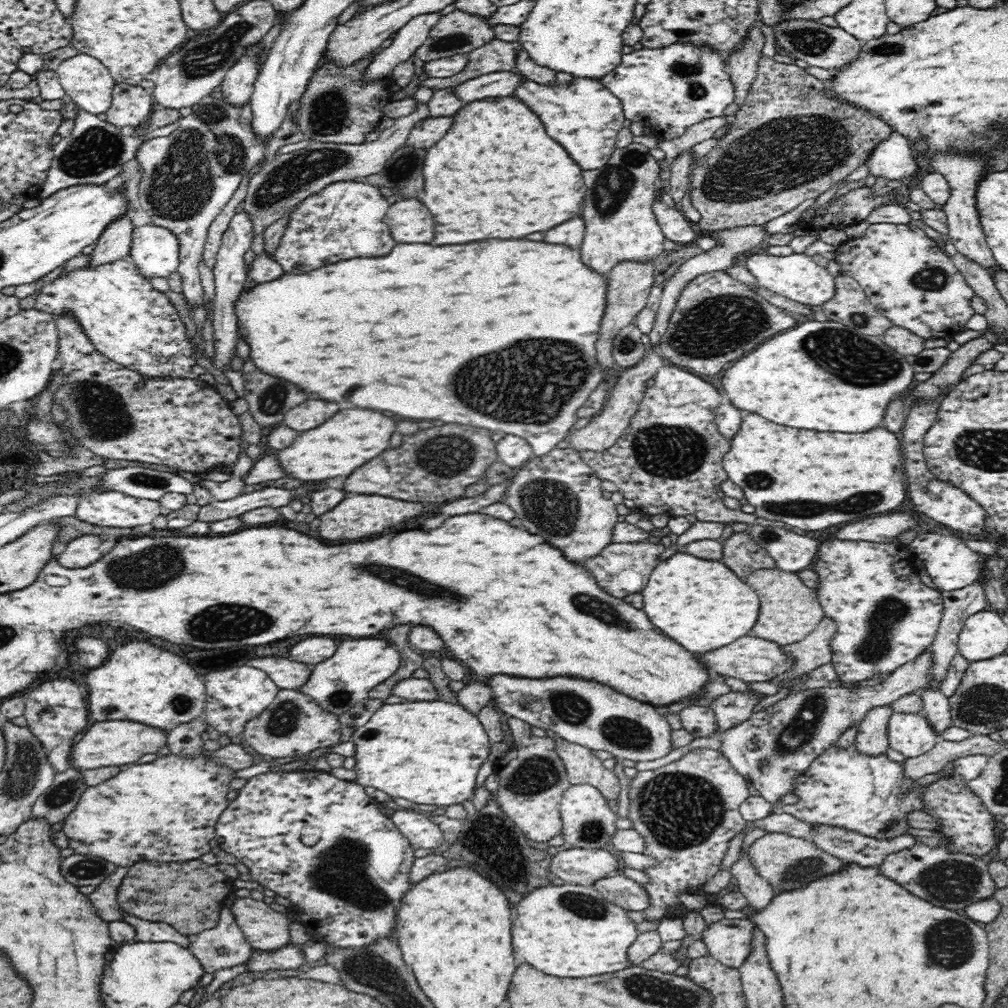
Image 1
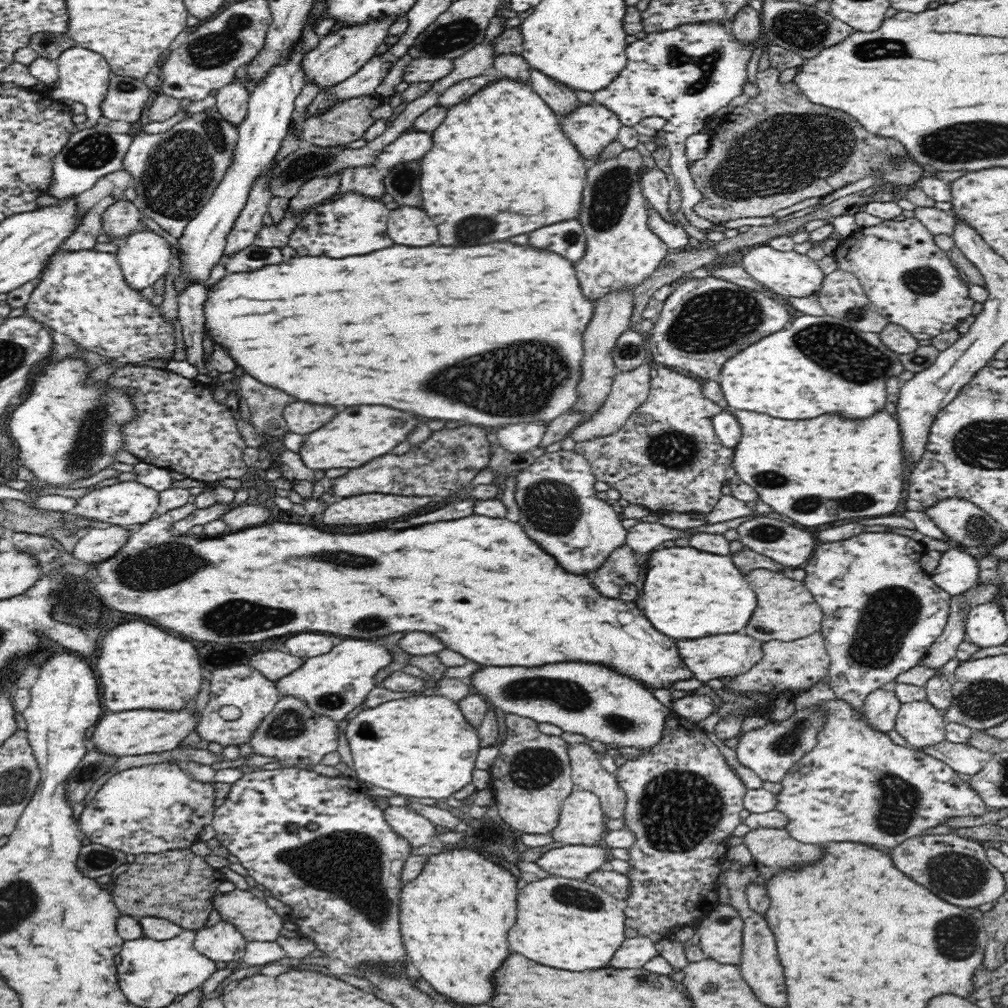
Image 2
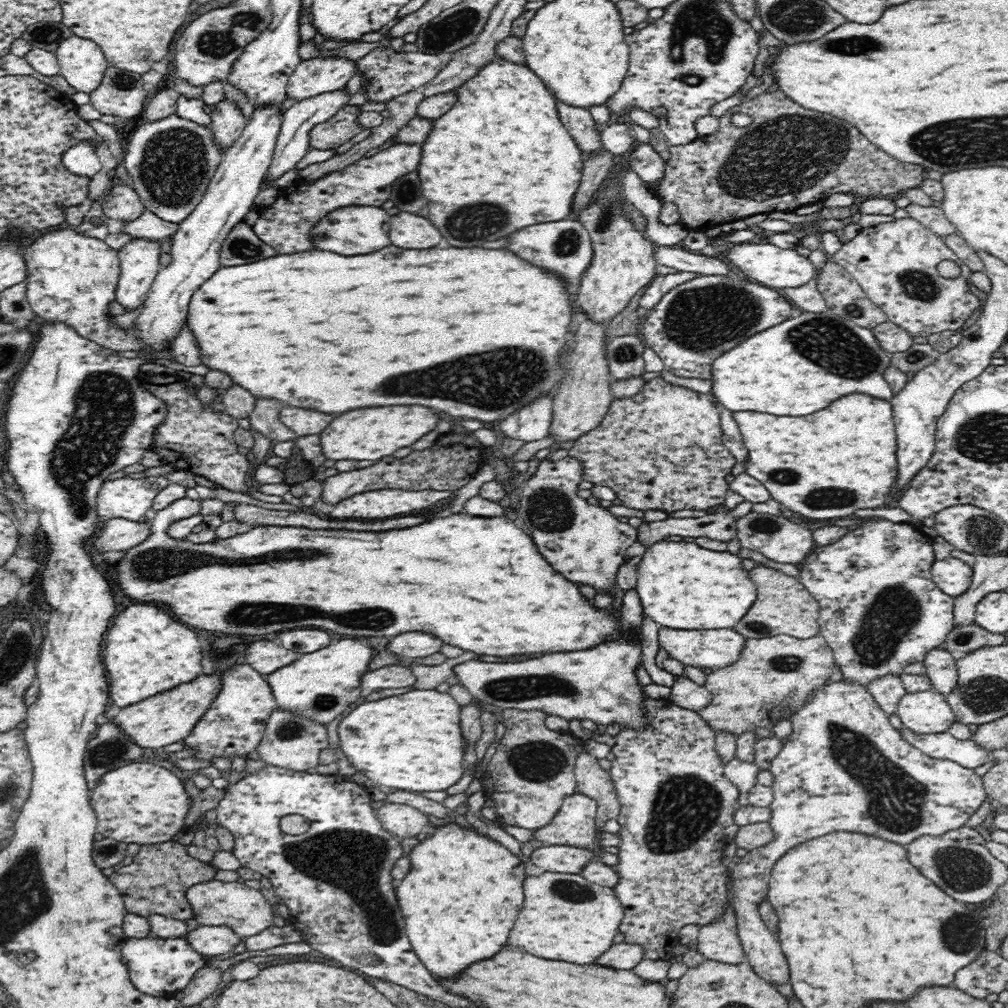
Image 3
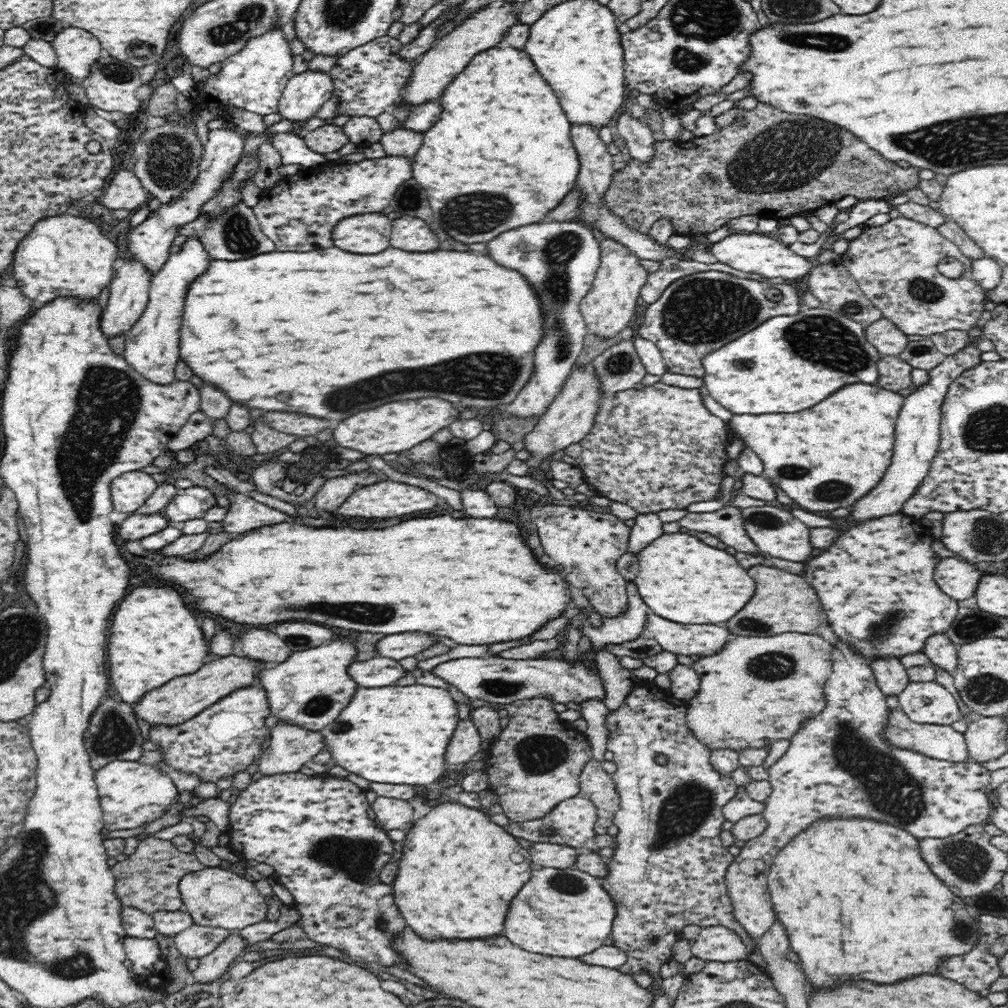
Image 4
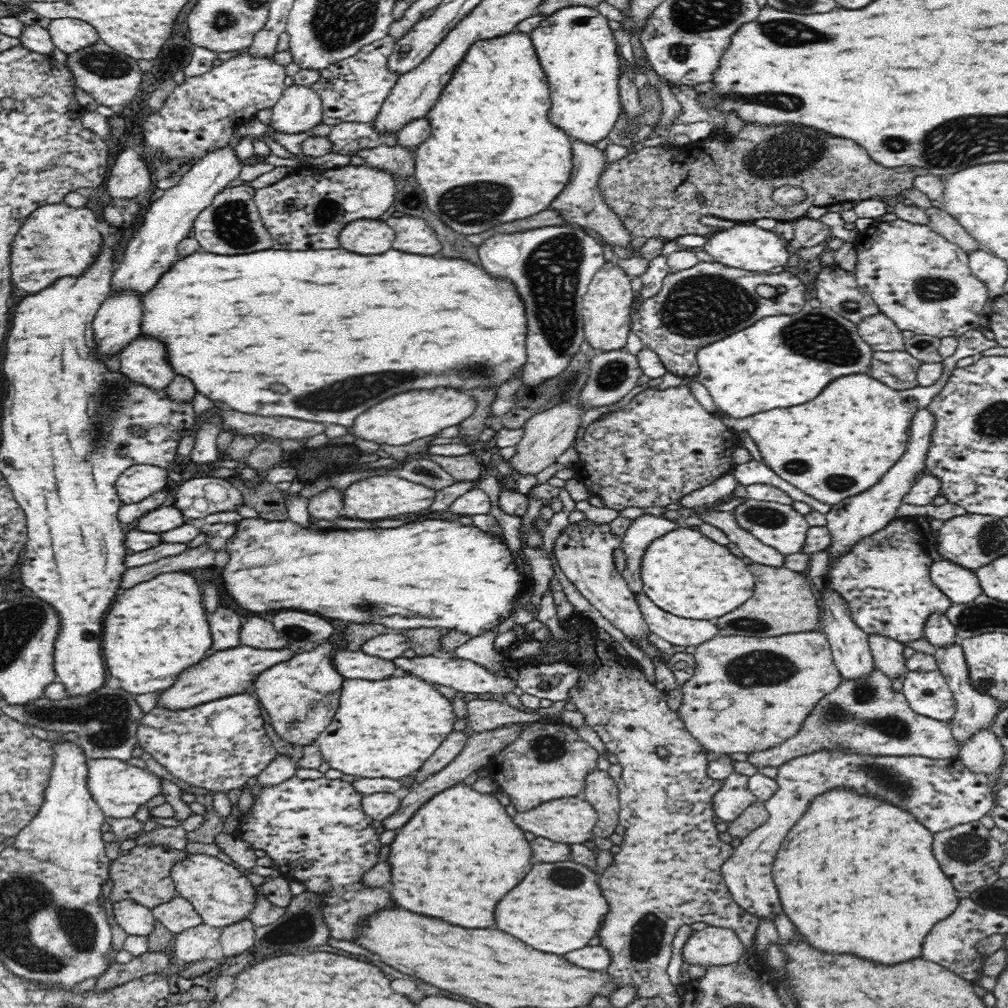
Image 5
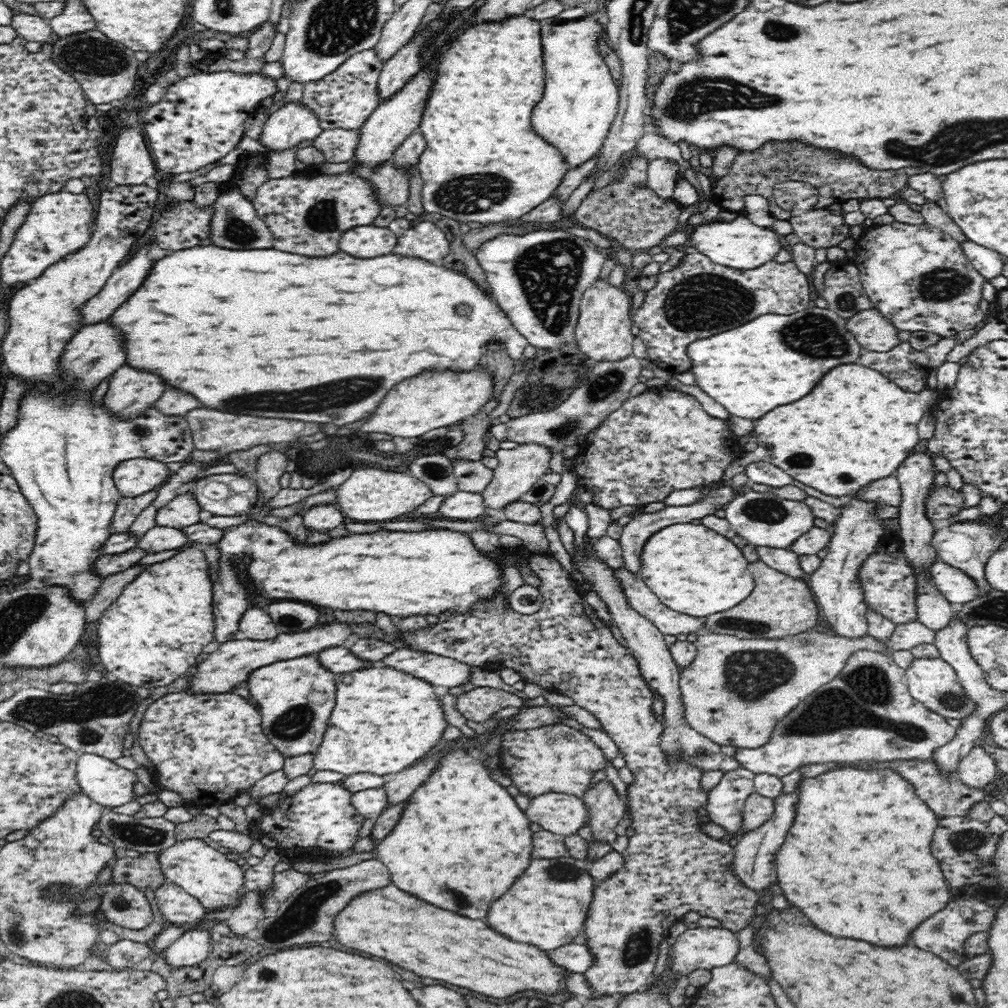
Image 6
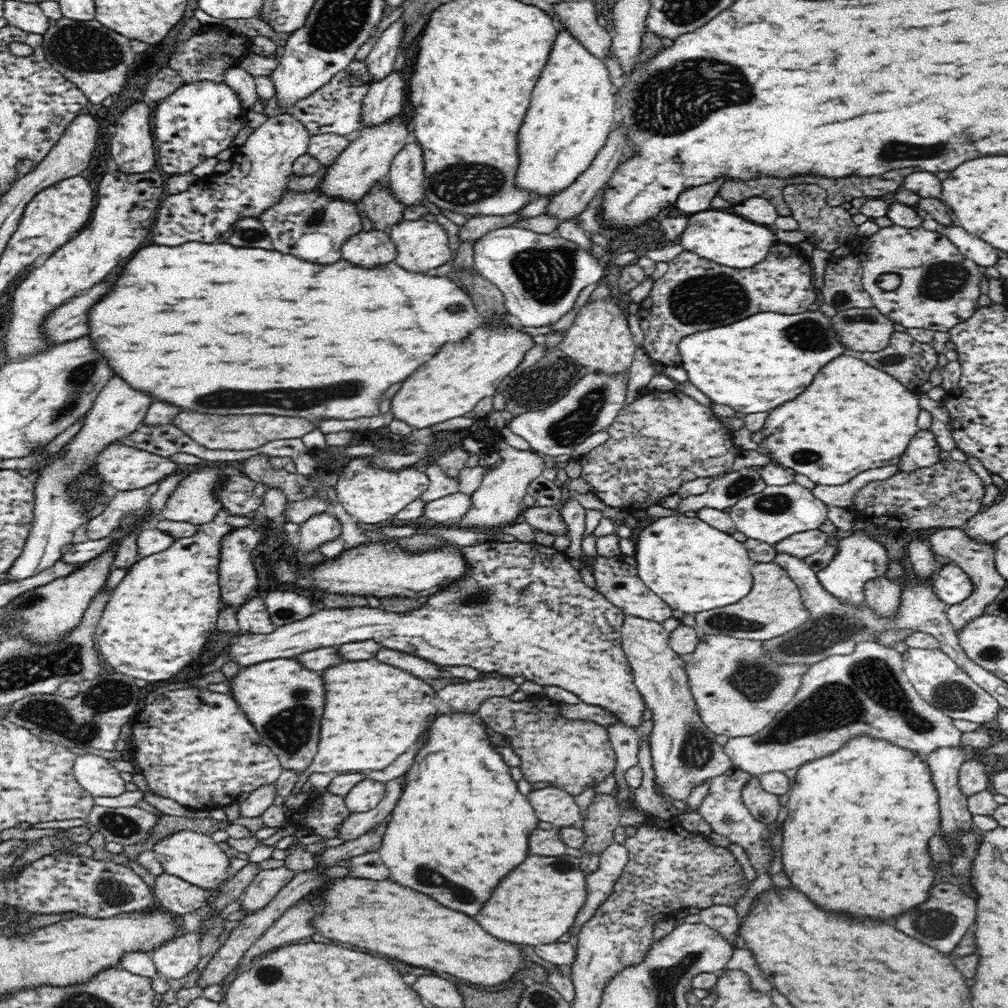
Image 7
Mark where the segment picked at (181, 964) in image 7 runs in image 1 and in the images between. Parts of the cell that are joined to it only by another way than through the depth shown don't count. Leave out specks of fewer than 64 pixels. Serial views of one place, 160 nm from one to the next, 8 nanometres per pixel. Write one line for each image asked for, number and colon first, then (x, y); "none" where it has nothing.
1: (225, 946)
2: (222, 942)
3: (209, 940)
4: (197, 941)
5: (190, 946)
6: (193, 947)

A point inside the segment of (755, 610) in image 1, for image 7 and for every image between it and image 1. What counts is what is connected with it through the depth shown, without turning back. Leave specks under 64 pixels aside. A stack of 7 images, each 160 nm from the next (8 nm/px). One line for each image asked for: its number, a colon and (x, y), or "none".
2: (688, 594)
3: (683, 586)
4: (681, 579)
5: (683, 573)
6: (692, 570)
7: (692, 567)

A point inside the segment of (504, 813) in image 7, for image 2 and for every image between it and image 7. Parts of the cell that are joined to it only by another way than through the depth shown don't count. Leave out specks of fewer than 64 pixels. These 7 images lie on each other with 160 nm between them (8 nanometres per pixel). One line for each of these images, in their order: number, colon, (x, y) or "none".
2: (458, 886)
3: (460, 899)
4: (458, 873)
5: (458, 855)
6: (459, 821)

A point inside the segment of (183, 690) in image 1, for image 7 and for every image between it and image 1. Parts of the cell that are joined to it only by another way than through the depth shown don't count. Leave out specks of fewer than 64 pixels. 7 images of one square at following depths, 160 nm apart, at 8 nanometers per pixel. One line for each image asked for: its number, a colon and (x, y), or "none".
2: (140, 667)
3: (147, 653)
4: (154, 637)
5: (153, 631)
6: (153, 633)
7: (159, 617)

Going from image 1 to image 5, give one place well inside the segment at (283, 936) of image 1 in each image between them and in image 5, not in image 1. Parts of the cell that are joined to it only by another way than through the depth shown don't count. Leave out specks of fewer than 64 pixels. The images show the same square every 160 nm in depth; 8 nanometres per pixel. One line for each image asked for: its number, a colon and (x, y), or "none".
2: (246, 910)
3: (241, 907)
4: (214, 897)
5: (222, 895)

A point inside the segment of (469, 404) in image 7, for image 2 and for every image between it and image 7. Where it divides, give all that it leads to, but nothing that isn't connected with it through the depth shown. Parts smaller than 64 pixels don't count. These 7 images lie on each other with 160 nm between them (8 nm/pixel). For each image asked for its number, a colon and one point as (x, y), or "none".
2: (353, 437)
3: (369, 433)
4: (399, 426)
5: (400, 420)
6: (418, 405)

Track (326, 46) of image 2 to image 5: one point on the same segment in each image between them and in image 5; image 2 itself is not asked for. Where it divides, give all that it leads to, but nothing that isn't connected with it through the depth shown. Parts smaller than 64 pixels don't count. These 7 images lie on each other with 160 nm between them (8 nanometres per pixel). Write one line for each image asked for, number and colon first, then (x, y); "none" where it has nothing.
3: (321, 74)
4: (305, 92)
5: (300, 107)

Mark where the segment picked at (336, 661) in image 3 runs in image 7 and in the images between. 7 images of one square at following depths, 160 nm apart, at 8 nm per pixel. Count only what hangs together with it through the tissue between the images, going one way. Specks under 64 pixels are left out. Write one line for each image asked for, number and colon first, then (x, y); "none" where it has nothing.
4: (310, 689)
5: (301, 695)
6: (295, 697)
7: (285, 701)

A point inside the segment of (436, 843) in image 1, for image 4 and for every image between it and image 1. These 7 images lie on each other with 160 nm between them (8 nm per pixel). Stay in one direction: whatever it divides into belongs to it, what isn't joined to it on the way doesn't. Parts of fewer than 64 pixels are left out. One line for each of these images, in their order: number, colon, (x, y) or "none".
2: (418, 831)
3: (403, 821)
4: (391, 814)

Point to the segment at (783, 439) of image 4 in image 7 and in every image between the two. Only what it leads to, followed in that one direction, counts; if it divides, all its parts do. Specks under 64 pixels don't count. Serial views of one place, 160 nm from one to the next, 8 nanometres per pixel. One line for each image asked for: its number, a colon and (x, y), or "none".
5: (837, 446)
6: (857, 426)
7: (854, 417)

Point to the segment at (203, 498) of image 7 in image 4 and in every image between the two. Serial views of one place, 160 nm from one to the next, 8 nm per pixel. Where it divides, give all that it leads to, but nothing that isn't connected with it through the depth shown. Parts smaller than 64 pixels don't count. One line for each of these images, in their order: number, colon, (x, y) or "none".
4: (136, 526)
5: (162, 519)
6: (182, 511)

